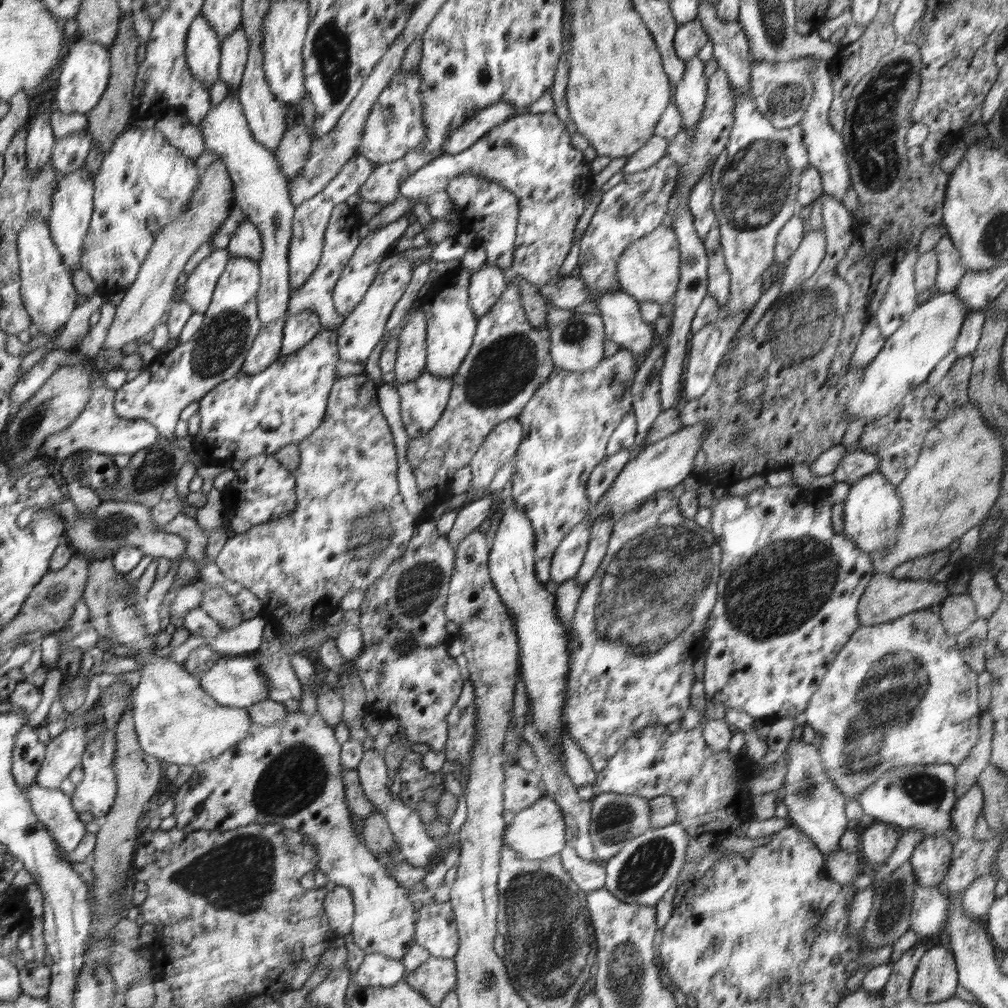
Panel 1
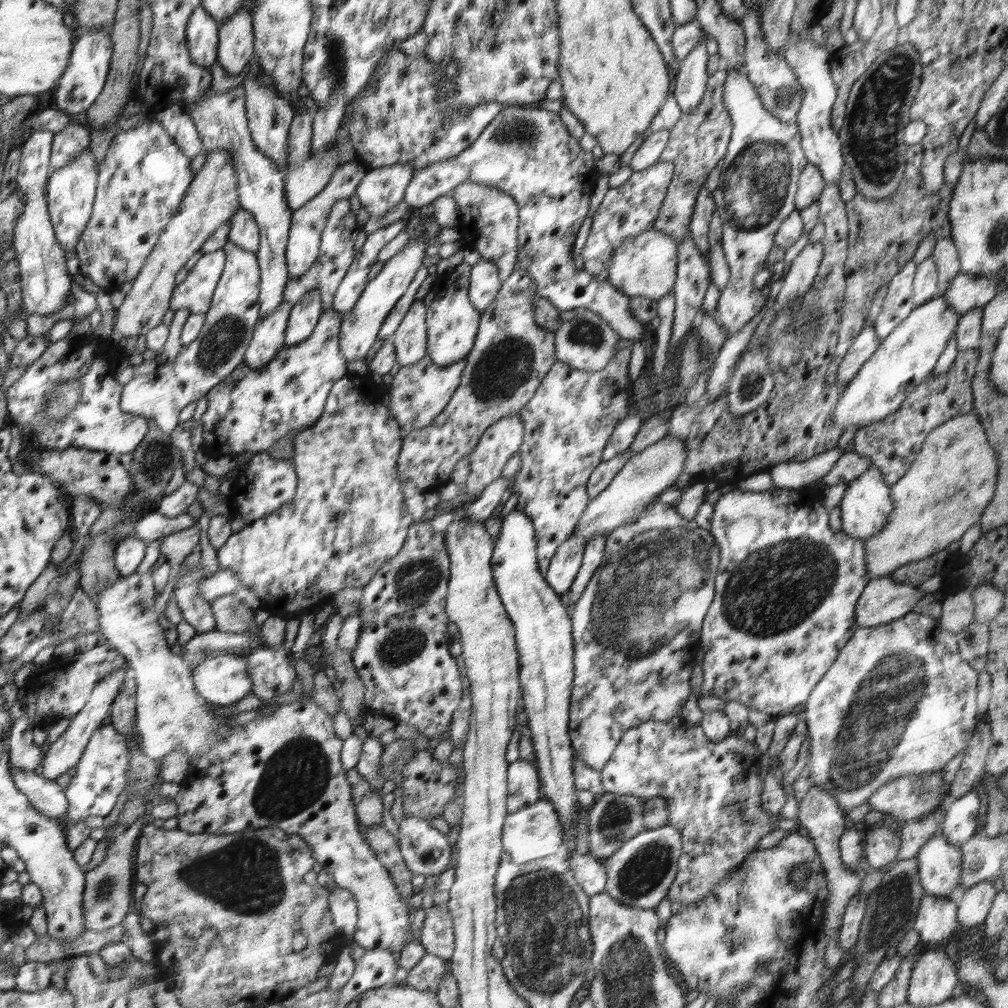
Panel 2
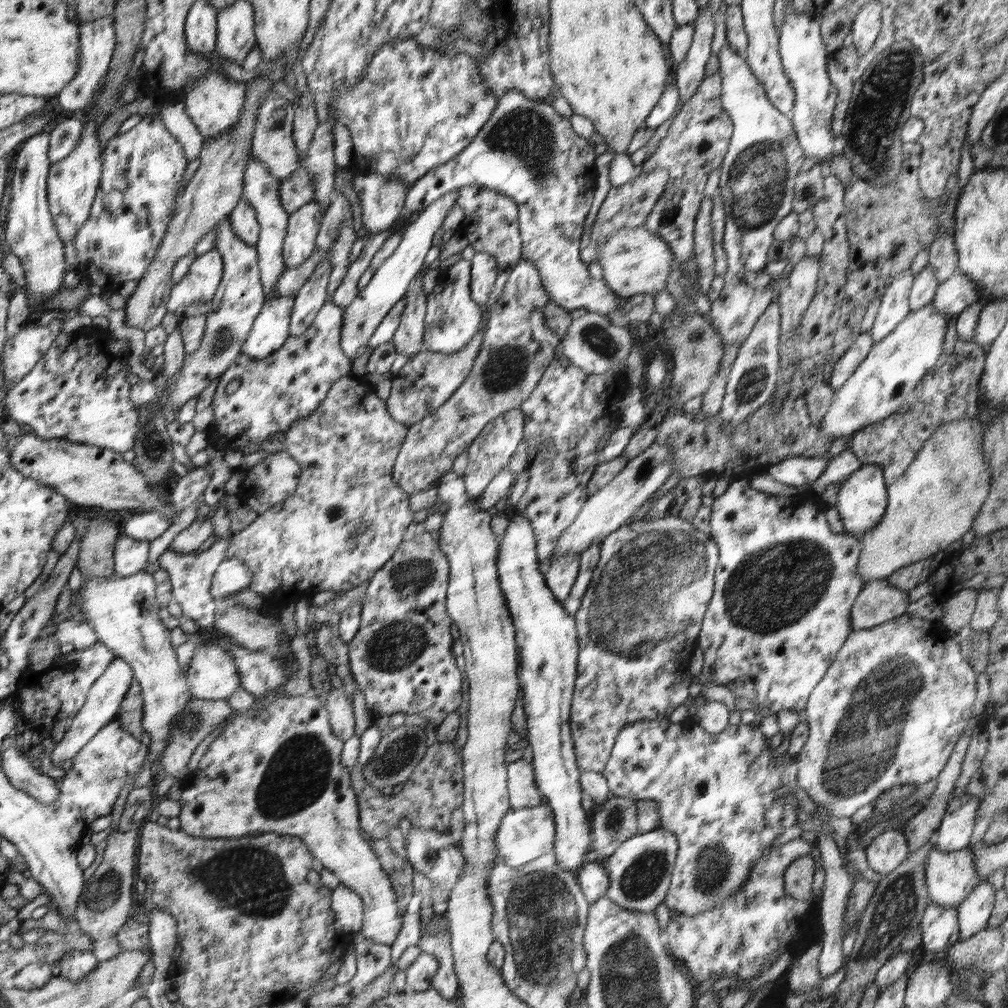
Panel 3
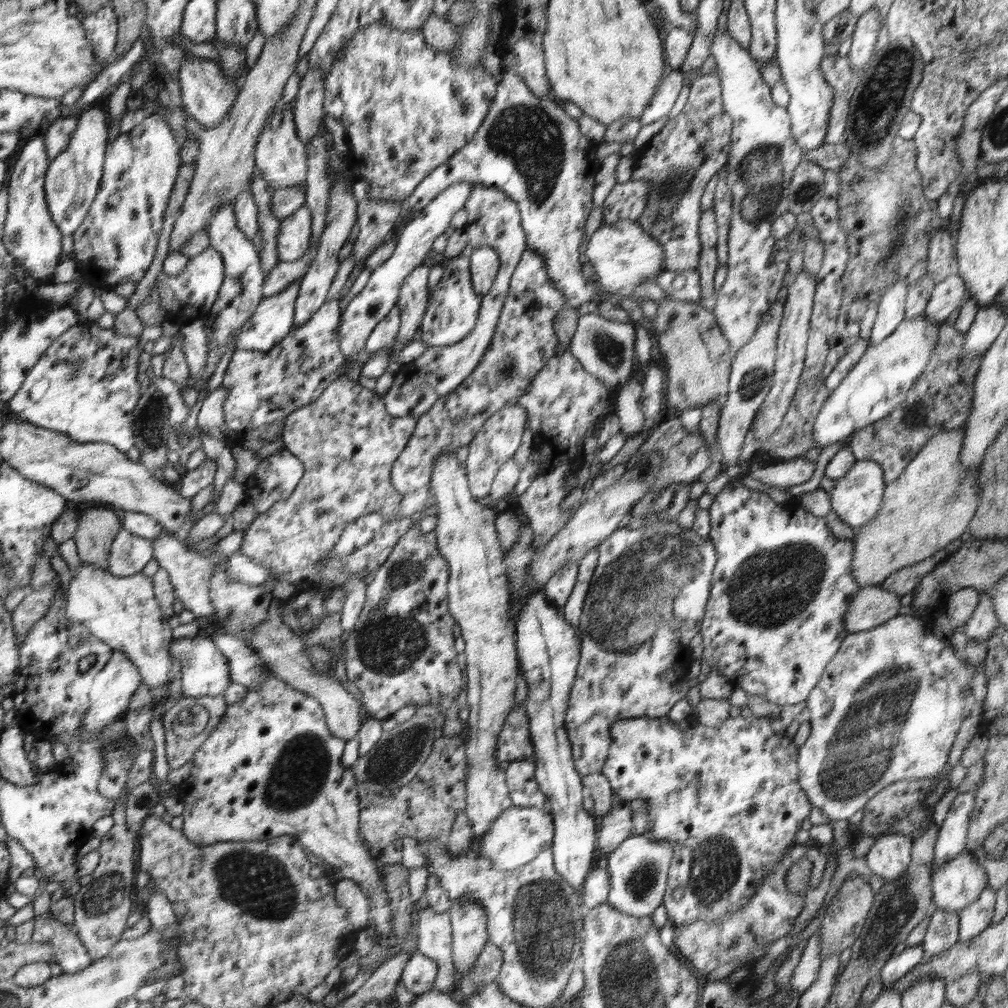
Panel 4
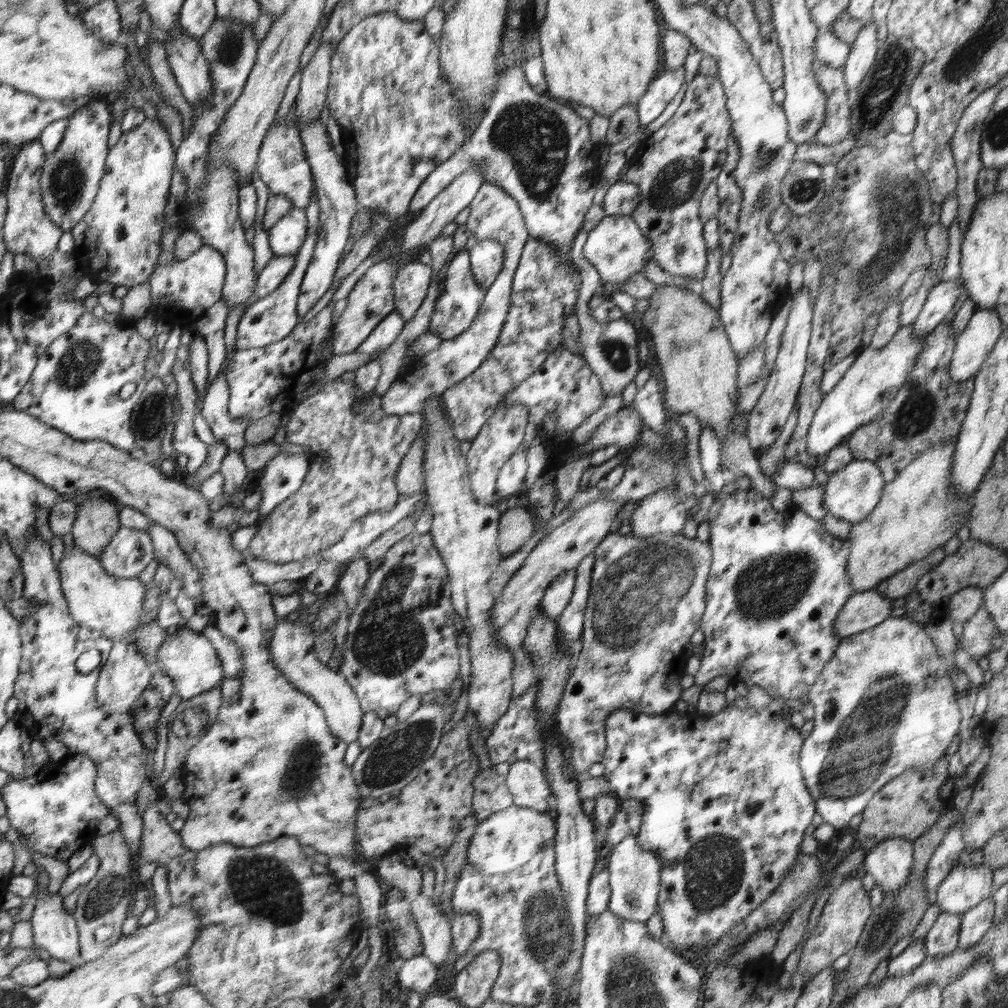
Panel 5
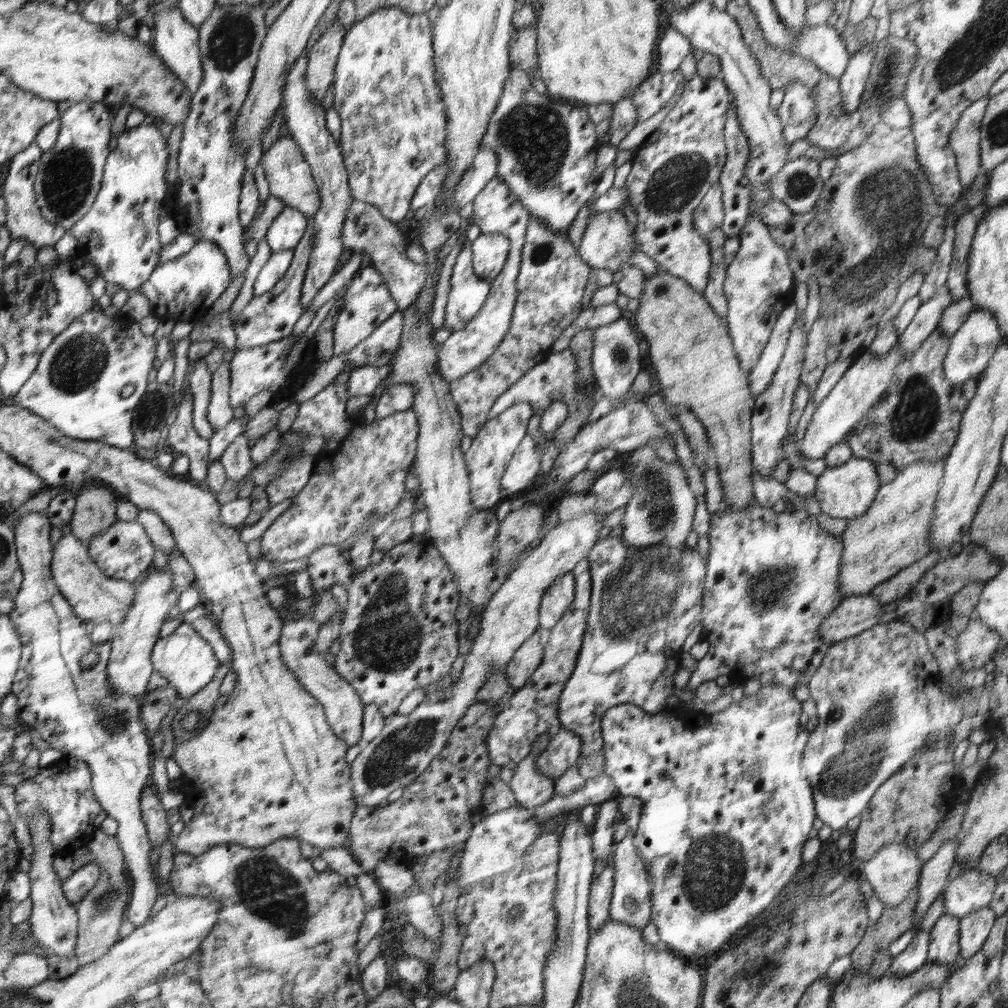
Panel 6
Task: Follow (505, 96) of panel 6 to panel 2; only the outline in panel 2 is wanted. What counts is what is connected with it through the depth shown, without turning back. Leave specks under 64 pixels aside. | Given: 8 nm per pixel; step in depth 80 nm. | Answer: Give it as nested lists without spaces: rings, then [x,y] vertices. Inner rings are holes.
[[[518,103],[503,104],[498,117],[490,122],[471,146],[458,156],[433,163],[413,174],[409,187],[405,190],[404,200],[410,211],[414,208],[425,208],[436,198],[450,195],[462,182],[476,182],[504,191],[515,198],[520,210],[517,228],[518,254],[514,269],[525,268],[535,283],[537,294],[548,299],[558,310],[577,309],[595,312],[624,340],[641,341],[645,324],[633,315],[631,297],[619,291],[610,281],[594,278],[582,268],[579,261],[574,261],[574,240],[587,215],[590,196],[602,174],[595,169],[592,152],[585,152],[580,146],[580,140],[570,136],[567,127],[561,121],[560,114],[542,109],[537,104],[533,106]]]

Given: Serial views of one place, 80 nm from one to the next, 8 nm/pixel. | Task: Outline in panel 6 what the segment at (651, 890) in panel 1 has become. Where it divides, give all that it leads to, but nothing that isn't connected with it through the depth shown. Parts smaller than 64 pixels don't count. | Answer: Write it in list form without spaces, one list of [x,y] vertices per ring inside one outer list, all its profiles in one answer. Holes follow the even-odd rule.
[[[628,832],[627,835],[615,844],[613,854],[614,864],[614,884],[611,903],[609,906],[610,919],[623,922],[638,927],[640,930],[651,921],[651,882],[647,875],[646,864],[639,857],[634,846],[634,834]]]

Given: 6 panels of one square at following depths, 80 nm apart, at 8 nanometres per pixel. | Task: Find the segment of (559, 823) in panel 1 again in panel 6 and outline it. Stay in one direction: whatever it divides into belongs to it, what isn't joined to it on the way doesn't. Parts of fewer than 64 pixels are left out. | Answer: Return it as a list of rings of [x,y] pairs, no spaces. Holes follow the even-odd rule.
[[[520,806],[491,814],[477,822],[464,843],[460,865],[456,873],[452,873],[458,874],[455,879],[460,893],[476,881],[483,882],[491,876],[495,877],[517,867],[521,858],[528,853],[530,845],[539,836],[550,832],[545,826],[545,822],[536,820],[531,810]]]

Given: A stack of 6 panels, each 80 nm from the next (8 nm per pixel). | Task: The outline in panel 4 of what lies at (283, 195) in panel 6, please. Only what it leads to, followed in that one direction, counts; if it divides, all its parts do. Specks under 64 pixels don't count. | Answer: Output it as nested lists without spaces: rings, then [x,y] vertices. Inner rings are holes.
[[[282,99],[282,102],[274,107],[269,122],[264,124],[262,136],[257,144],[256,168],[262,178],[273,187],[275,191],[285,188],[300,188],[305,191],[308,185],[309,174],[309,150],[306,144],[302,143],[297,134],[296,116],[293,115],[291,105]]]

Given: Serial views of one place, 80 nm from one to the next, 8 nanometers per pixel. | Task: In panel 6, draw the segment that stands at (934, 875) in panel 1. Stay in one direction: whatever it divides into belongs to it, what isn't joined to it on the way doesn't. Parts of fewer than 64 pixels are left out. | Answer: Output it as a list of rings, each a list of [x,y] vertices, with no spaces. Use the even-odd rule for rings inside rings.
[[[978,868],[956,876],[943,891],[947,914],[961,919],[988,906],[998,885],[995,877]]]

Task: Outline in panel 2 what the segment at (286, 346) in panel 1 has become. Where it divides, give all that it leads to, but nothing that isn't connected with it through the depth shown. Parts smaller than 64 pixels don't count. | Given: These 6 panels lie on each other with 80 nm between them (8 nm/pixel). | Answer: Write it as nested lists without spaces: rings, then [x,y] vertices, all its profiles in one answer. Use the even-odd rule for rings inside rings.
[[[309,290],[298,304],[292,306],[285,333],[285,346],[304,342],[312,334],[323,311],[319,290]]]

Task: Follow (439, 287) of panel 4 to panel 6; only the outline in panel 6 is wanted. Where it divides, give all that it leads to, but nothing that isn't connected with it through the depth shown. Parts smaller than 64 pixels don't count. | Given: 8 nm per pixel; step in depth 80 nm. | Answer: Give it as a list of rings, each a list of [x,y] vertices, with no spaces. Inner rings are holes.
[[[466,242],[452,270],[443,324],[452,332],[462,330],[476,316],[491,289],[492,280],[474,274],[470,245]]]

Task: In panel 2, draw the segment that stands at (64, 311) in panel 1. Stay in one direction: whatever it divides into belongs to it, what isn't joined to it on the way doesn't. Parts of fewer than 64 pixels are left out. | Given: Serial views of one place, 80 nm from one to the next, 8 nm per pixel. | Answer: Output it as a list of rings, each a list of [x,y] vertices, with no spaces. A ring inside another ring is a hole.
[[[48,130],[32,131],[31,136],[21,146],[21,169],[17,174],[17,186],[23,196],[24,208],[14,227],[13,249],[10,254],[17,262],[22,262],[21,294],[26,294],[23,305],[29,314],[46,316],[62,310],[66,298],[70,296],[70,276],[66,272],[64,250],[56,238],[48,207],[48,180],[52,173],[52,140],[54,133]]]

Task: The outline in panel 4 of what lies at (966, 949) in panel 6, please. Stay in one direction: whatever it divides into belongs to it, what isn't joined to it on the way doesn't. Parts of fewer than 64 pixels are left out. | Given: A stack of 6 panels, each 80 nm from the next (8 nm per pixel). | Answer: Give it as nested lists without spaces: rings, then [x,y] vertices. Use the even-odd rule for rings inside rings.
[[[986,887],[979,896],[959,913],[959,940],[966,942],[977,937],[991,925],[995,911],[995,890]]]

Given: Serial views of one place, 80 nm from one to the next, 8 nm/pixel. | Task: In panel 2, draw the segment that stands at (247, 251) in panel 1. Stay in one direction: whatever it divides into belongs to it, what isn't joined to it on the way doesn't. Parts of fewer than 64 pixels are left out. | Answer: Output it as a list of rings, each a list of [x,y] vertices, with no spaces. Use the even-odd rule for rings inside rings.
[[[238,208],[230,218],[230,240],[246,251],[256,253],[260,249],[260,227],[252,211]]]

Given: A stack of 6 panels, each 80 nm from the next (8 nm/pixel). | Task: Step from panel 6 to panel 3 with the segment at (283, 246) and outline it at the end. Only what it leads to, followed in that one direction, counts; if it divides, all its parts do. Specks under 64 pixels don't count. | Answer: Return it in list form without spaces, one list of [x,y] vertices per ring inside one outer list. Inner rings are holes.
[[[310,201],[289,214],[289,226],[282,250],[286,267],[298,268],[303,262],[310,260],[317,249],[321,221],[322,210],[316,201]]]

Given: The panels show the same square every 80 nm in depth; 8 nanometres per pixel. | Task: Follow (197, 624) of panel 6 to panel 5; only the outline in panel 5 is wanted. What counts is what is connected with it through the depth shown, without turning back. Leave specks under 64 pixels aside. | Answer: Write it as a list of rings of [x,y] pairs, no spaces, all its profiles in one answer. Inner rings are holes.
[[[206,626],[201,632],[216,648],[218,656],[222,656],[221,663],[224,667],[224,673],[230,678],[240,678],[244,671],[244,662],[242,662],[241,651],[238,650],[235,642],[230,642],[228,636],[222,636],[222,633],[216,627]]]

